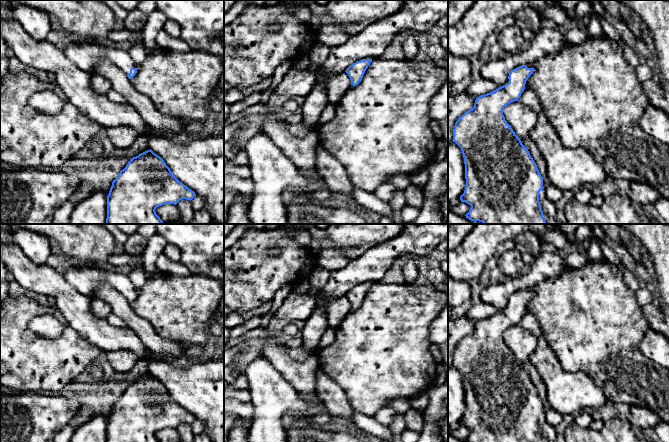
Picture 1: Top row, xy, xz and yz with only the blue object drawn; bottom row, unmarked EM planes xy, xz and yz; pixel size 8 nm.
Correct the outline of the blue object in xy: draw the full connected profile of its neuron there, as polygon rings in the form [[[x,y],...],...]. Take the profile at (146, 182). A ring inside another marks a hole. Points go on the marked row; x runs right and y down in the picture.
[[[151,149],[133,157],[112,182],[107,196],[106,224],[164,224],[156,214],[156,208],[164,204],[176,205],[180,200],[192,200],[195,192],[180,182],[171,172],[164,160]]]

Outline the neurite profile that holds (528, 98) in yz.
[[[529,88],[524,89],[520,98],[518,99],[518,102],[534,111],[537,115],[542,110],[536,93]]]

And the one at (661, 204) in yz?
[[[660,196],[654,205],[660,216],[669,224],[669,199]]]

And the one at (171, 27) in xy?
[[[167,20],[163,26],[163,29],[173,37],[180,37],[181,28],[179,24],[173,20]]]

